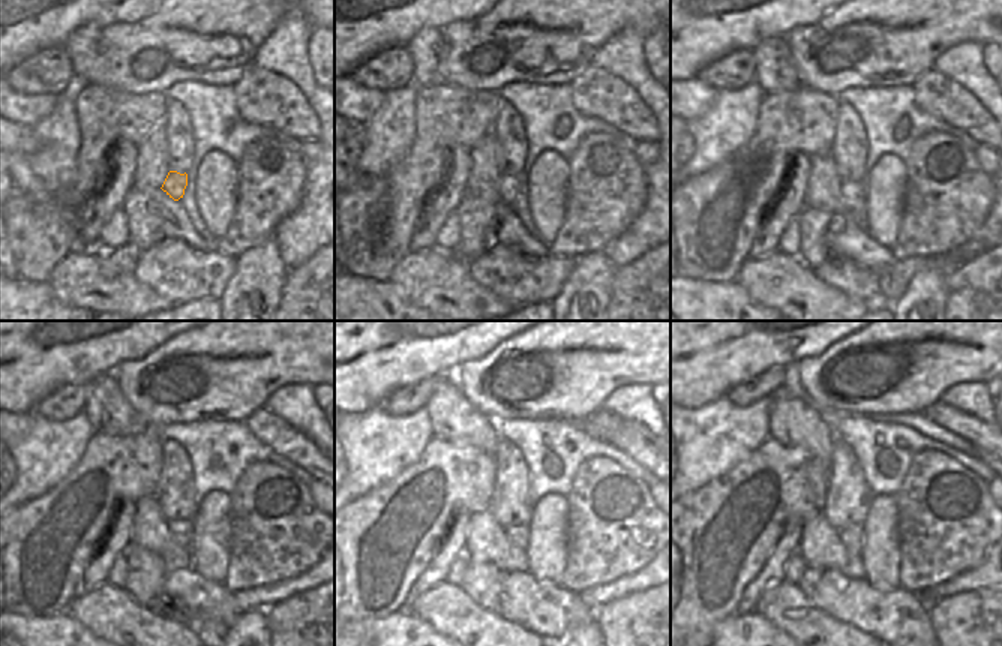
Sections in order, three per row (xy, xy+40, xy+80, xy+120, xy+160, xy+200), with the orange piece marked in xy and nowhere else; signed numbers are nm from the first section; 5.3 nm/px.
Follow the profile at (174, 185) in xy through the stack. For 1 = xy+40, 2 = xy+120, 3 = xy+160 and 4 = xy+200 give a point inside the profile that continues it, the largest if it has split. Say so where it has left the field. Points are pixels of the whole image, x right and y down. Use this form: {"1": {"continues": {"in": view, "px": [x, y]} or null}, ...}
{"1": {"continues": {"in": "xy+40", "px": [509, 186]}}, "2": {"continues": {"in": "xy+120", "px": [182, 531]}}, "3": {"continues": {"in": "xy+160", "px": [518, 535]}}, "4": {"continues": {"in": "xy+200", "px": [851, 537]}}}

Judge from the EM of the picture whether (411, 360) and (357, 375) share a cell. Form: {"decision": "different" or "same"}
{"decision": "same"}

